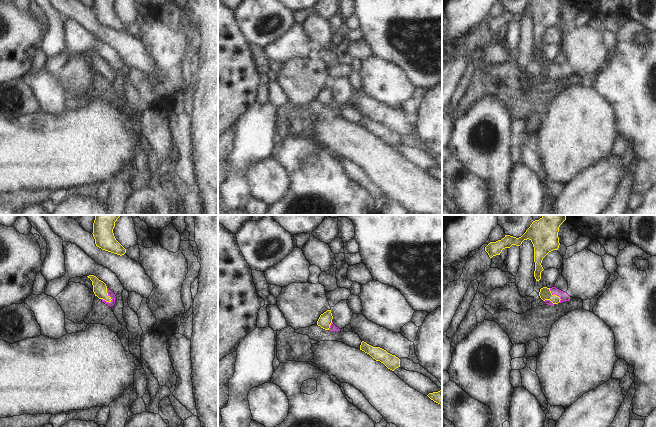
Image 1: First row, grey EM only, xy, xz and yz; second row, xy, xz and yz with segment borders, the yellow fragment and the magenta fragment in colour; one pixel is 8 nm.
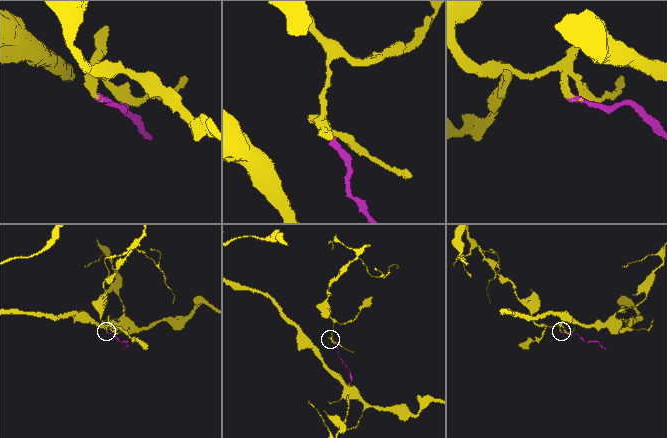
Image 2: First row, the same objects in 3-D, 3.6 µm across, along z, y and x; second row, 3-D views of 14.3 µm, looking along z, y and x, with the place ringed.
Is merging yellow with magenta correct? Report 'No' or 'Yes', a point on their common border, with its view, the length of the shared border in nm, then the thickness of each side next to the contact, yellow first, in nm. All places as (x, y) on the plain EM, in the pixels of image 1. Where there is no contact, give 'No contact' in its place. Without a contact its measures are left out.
Yes. Touches yellow at xy (109, 72). Shared border 130 nm. Thickness 110 nm (yellow) against 50 nm

